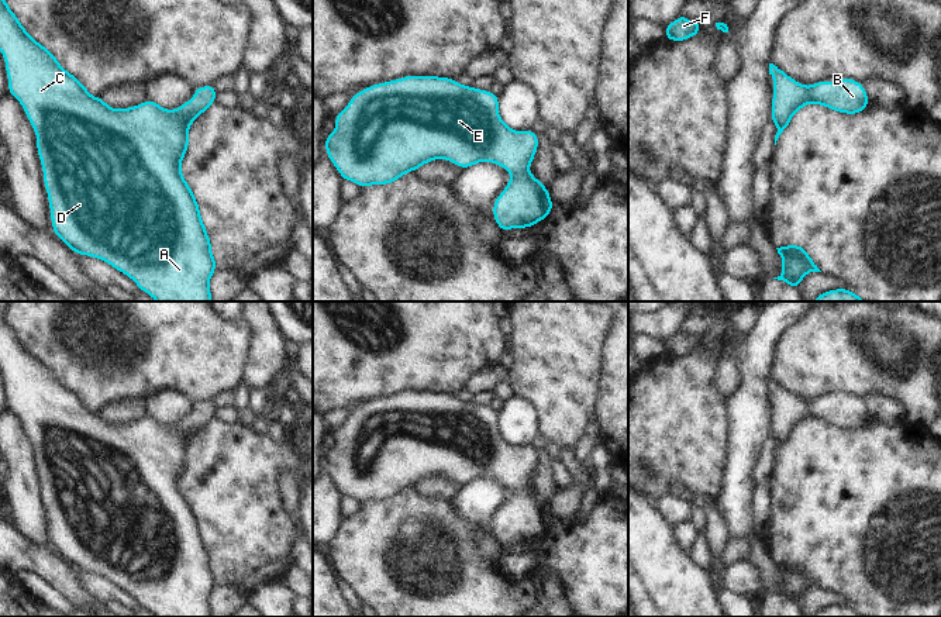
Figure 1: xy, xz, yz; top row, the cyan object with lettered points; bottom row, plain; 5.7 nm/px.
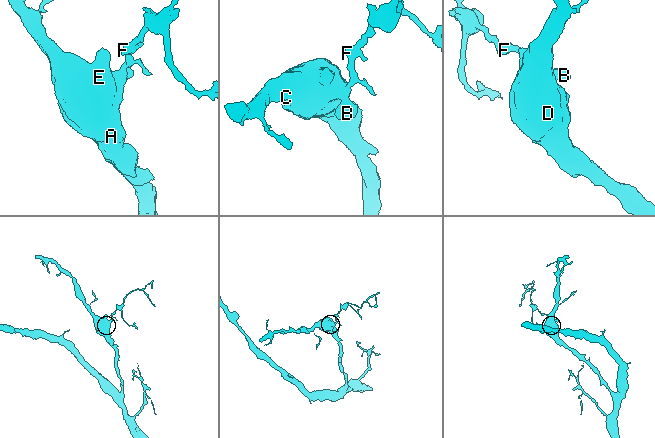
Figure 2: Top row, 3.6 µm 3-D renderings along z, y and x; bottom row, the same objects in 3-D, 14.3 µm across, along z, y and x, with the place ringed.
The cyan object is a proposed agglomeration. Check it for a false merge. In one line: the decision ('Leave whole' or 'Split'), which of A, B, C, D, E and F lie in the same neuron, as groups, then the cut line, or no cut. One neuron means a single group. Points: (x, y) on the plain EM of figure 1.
Leave whole. Groups: A B C D E F. No split.

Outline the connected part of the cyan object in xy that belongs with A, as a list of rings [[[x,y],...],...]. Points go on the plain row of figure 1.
[[[1,310],[0,366],[6,378],[8,410],[23,421],[37,451],[37,468],[56,552],[77,571],[101,575],[127,590],[156,617],[211,617],[210,594],[217,578],[199,518],[182,490],[182,476],[189,465],[190,441],[214,420],[214,401],[196,403],[194,411],[175,425],[166,425],[149,414],[128,424],[113,424],[101,413],[93,413],[80,394],[65,386],[27,348]]]

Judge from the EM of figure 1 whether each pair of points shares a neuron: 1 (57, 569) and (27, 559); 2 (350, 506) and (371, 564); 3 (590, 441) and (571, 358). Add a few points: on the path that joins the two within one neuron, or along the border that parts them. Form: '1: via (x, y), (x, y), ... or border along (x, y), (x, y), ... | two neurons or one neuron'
1: via (50, 565), (42, 559), (34, 559) | one neuron
2: border along (362, 505), (345, 519) | two neurons
3: border along (588, 433), (574, 450) | two neurons

